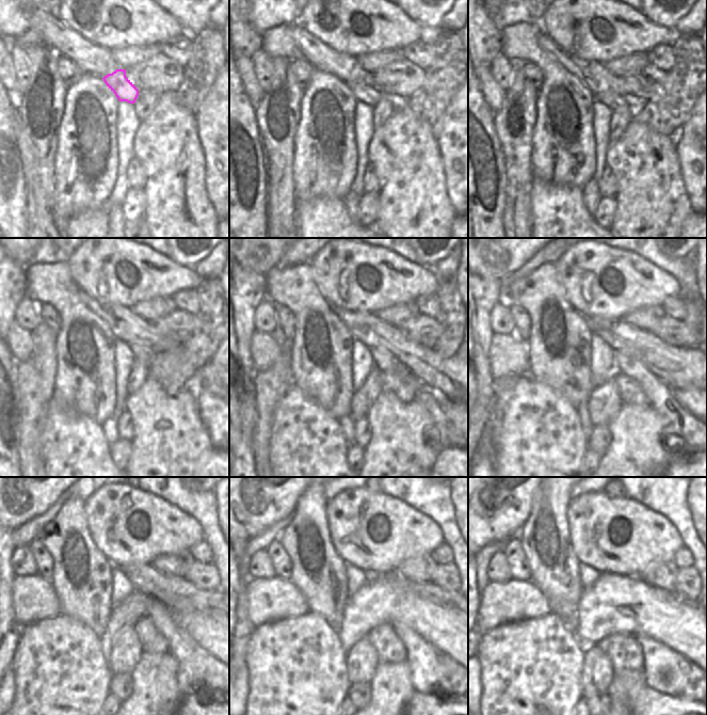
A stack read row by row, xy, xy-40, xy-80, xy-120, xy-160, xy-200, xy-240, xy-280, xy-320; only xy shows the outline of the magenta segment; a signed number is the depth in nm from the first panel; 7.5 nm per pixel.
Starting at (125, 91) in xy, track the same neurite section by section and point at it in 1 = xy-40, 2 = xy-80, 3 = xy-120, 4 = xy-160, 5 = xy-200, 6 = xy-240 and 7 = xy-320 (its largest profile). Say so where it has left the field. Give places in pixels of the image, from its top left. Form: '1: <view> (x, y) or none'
1: xy-40 (369, 95)
2: xy-80 (612, 100)
3: xy-120 (144, 353)
4: xy-160 (383, 360)
5: xy-200 (683, 434)
6: xy-240 (198, 672)
7: xy-320 (667, 671)

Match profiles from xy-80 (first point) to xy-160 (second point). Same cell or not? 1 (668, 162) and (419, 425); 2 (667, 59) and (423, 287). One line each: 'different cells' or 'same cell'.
1: same cell
2: different cells

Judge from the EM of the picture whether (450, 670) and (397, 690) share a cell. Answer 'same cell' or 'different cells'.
different cells

